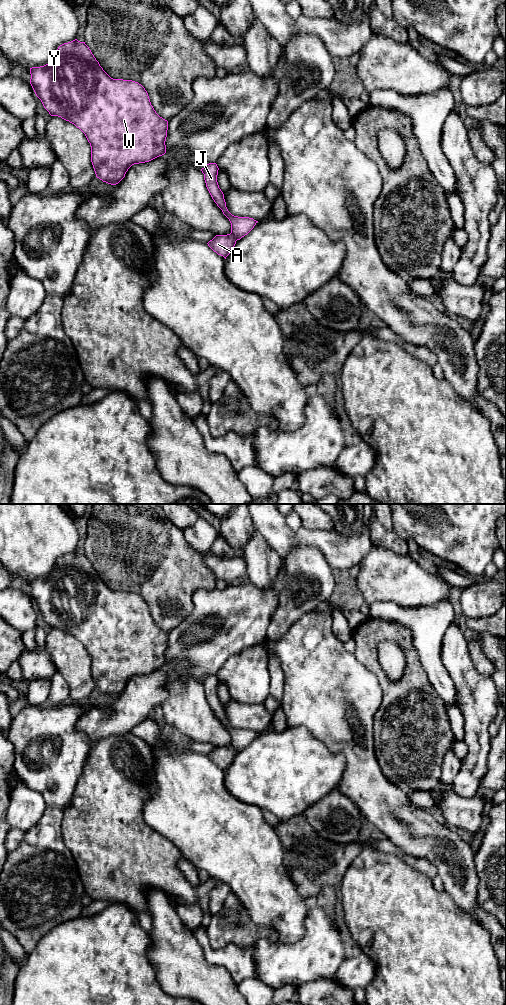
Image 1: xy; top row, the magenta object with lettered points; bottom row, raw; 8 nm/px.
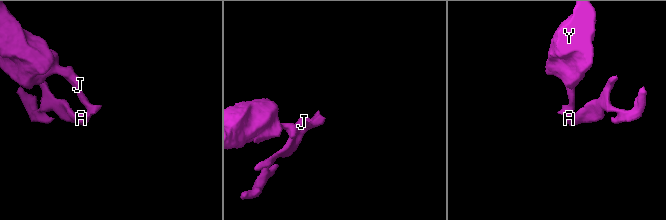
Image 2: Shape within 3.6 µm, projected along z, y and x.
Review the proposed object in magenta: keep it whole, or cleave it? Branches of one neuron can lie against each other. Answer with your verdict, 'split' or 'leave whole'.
split

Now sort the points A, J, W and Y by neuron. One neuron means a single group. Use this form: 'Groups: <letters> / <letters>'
Groups: A / J W Y

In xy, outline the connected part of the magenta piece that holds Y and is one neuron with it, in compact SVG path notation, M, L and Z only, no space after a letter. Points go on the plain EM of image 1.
M75 551L60 557L48 576L30 580L30 586L30 596L49 626L69 633L85 646L91 658L96 689L103 694L116 697L132 677L149 674L166 665L168 633L156 625L145 600L132 592L111 590L85 554Z

